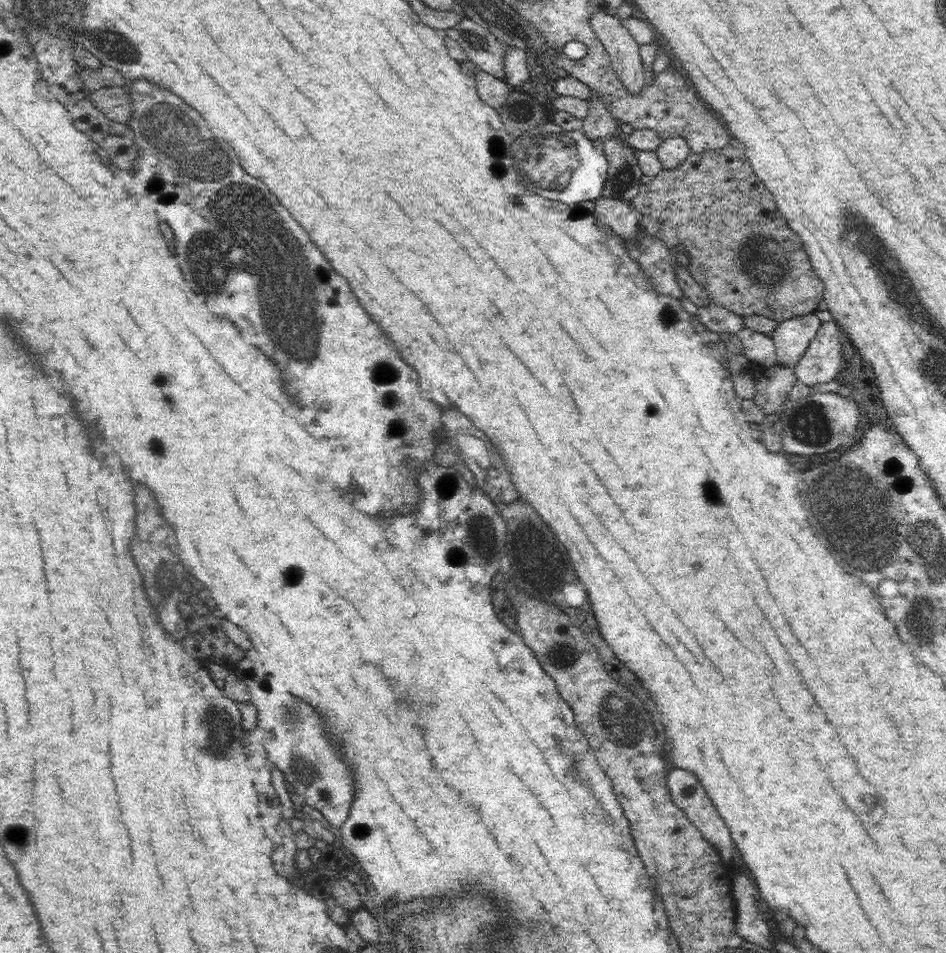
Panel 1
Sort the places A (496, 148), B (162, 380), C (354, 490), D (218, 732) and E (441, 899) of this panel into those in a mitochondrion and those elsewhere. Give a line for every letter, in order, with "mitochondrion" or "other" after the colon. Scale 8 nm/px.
A: mitochondrion
B: mitochondrion
C: other
D: mitochondrion
E: other

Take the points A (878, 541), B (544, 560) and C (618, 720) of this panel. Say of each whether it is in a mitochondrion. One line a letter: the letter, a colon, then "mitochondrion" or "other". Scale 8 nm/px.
A: mitochondrion
B: other
C: mitochondrion

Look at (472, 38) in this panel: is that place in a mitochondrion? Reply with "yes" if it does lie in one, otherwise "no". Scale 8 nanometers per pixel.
yes

